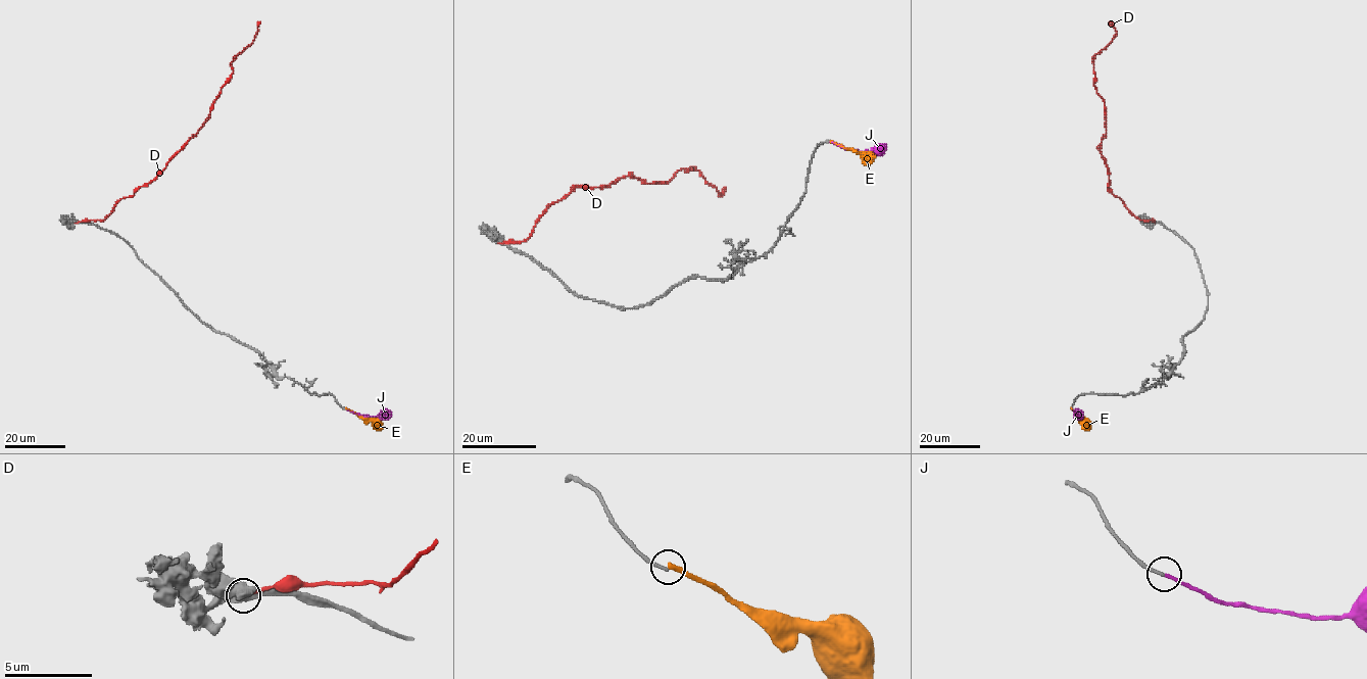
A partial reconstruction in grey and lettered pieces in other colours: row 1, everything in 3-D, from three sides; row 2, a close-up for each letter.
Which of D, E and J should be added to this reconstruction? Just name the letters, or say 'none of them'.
J

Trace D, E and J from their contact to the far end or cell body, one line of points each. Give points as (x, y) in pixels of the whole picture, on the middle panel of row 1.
D: (501, 242), (524, 242), (577, 187), (626, 177), (664, 183), (695, 167), (721, 196), (724, 187)
E: (830, 141), (874, 156)
J: (830, 142), (859, 151), (879, 151), (886, 145)

